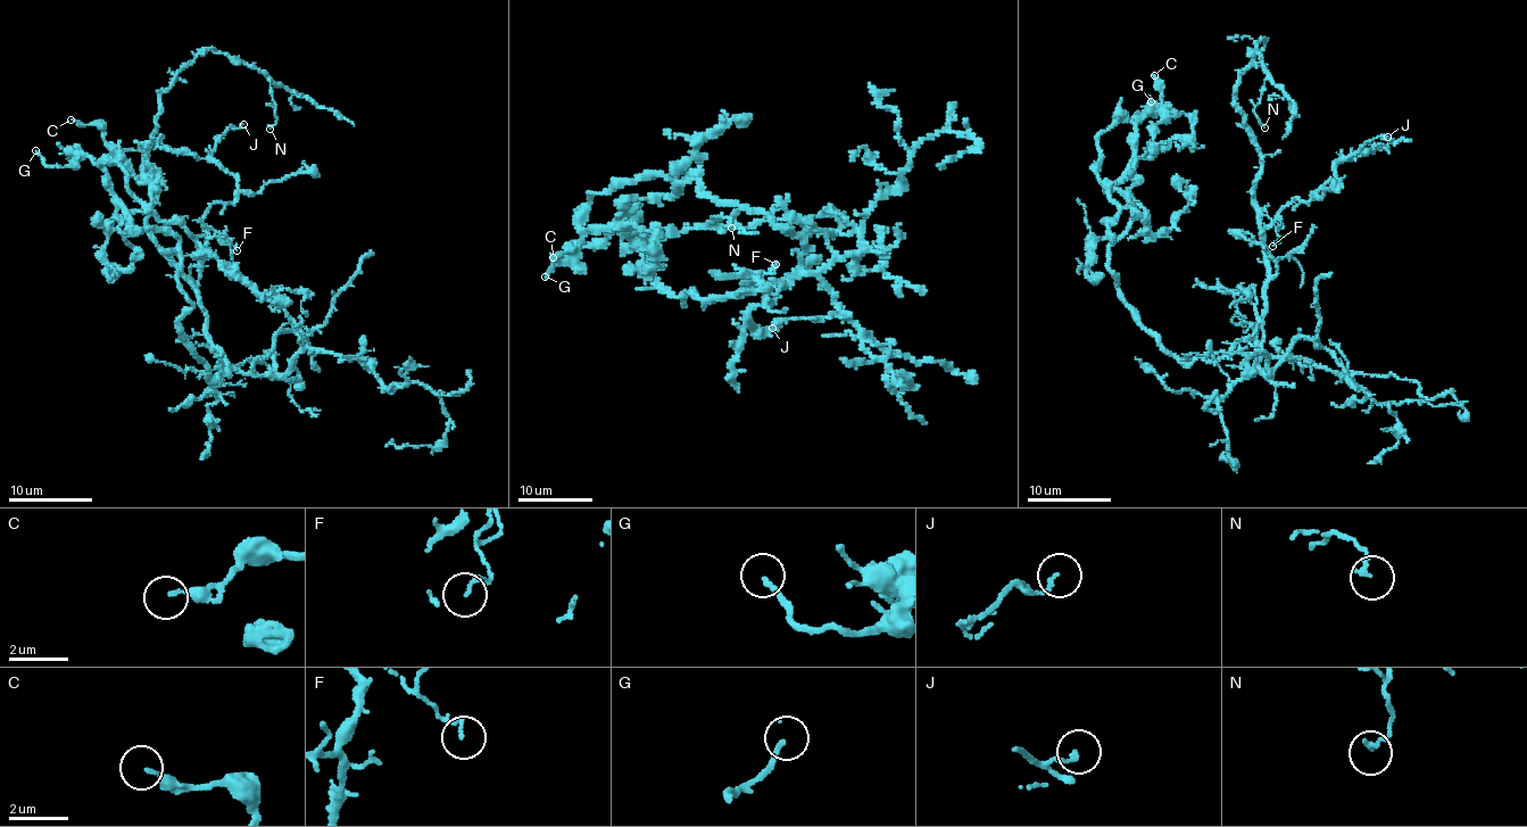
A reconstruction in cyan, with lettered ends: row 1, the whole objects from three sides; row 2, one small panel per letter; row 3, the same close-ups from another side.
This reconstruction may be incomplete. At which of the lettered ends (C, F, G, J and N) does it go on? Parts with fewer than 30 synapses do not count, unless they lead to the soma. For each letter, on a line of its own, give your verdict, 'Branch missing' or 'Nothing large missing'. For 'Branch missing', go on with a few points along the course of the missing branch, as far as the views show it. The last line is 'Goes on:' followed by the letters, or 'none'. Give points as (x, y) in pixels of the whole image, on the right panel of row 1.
C: Nothing large missing
F: Nothing large missing
G: Nothing large missing
J: Nothing large missing
N: Nothing large missing
Goes on: none

